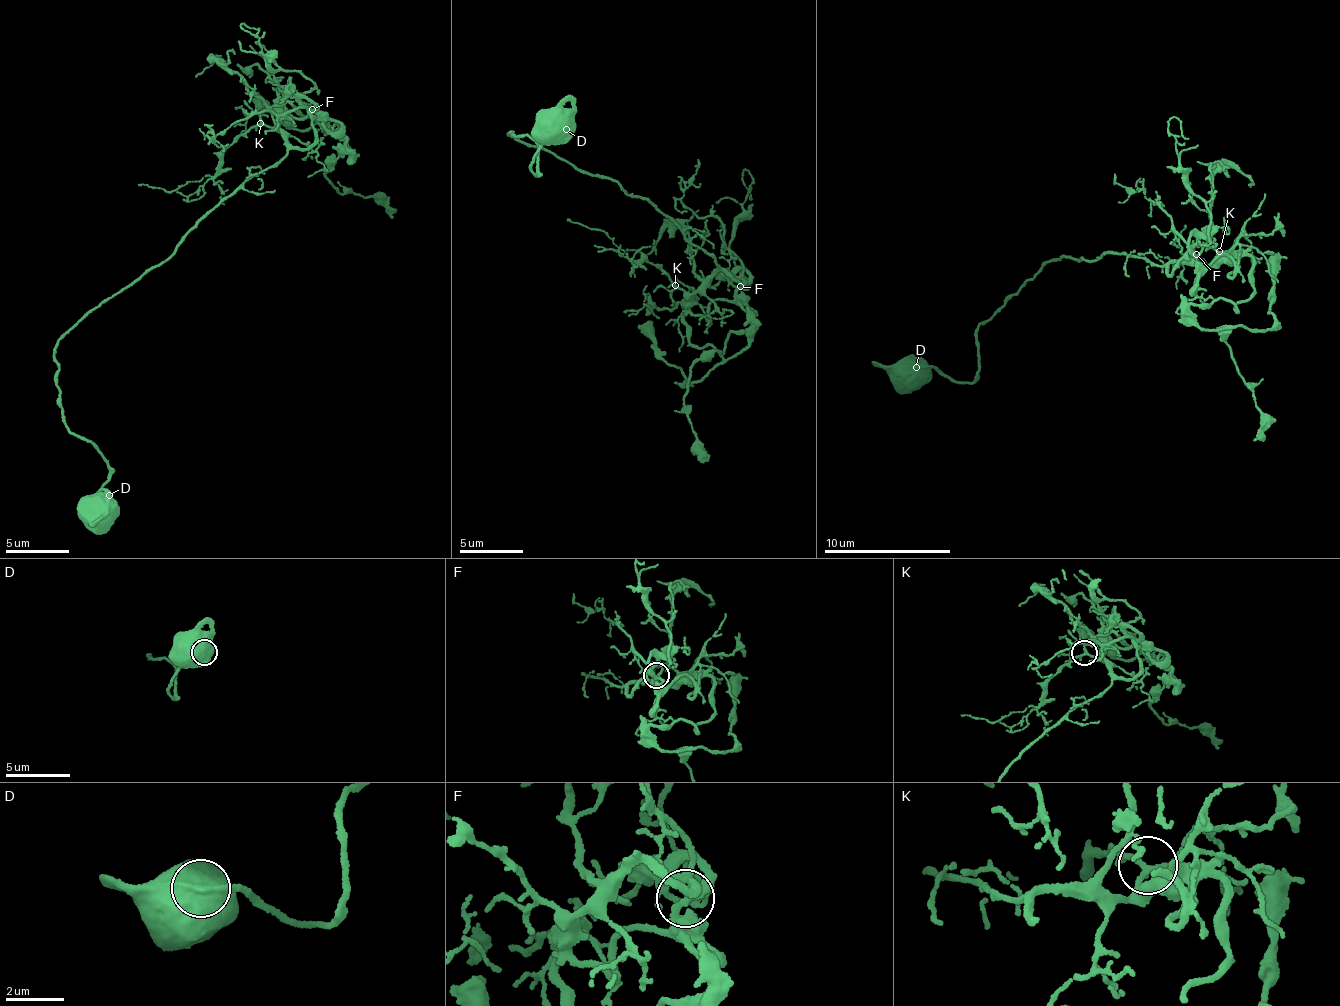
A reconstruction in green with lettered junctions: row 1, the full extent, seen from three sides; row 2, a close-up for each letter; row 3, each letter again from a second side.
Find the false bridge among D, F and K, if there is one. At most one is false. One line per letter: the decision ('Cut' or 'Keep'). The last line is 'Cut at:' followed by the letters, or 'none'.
D: Keep
F: Keep
K: Keep
Cut at: none

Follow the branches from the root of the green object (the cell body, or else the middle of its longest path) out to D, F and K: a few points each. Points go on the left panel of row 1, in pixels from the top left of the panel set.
D: (98, 511), (105, 506), (109, 496)
F: (98, 511), (106, 457), (69, 433), (62, 336), (165, 261), (243, 182), (314, 142), (312, 109)
K: (98, 511), (106, 457), (69, 433), (62, 336), (284, 155), (283, 132), (260, 123)

